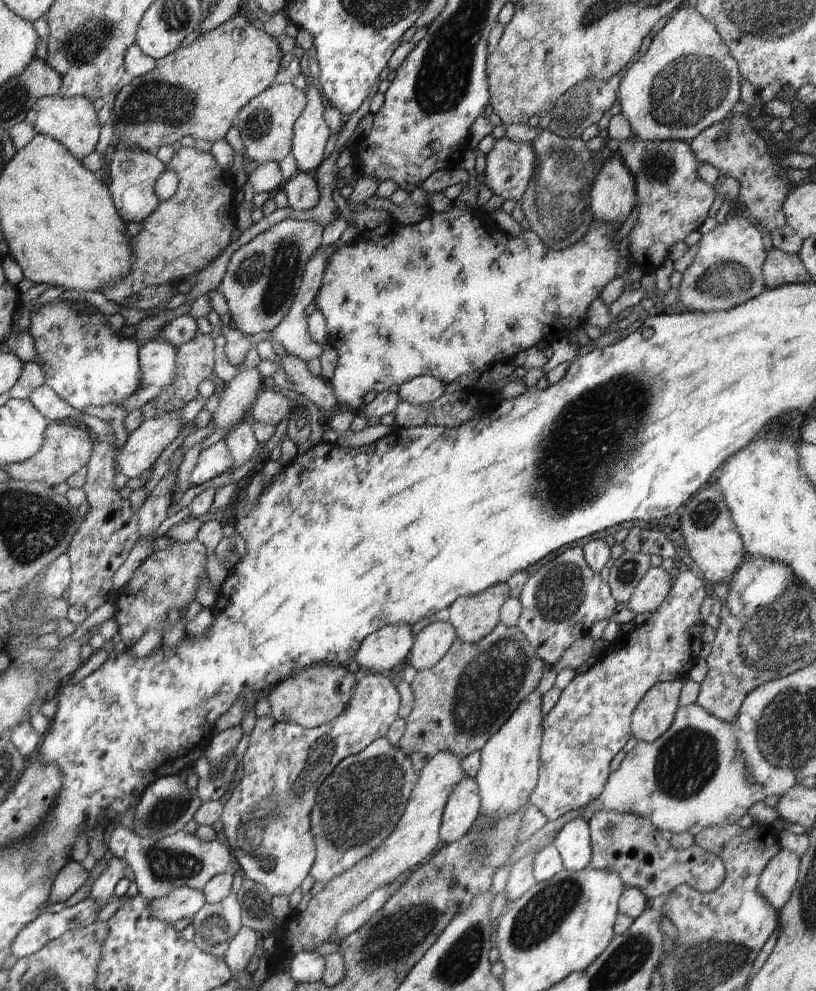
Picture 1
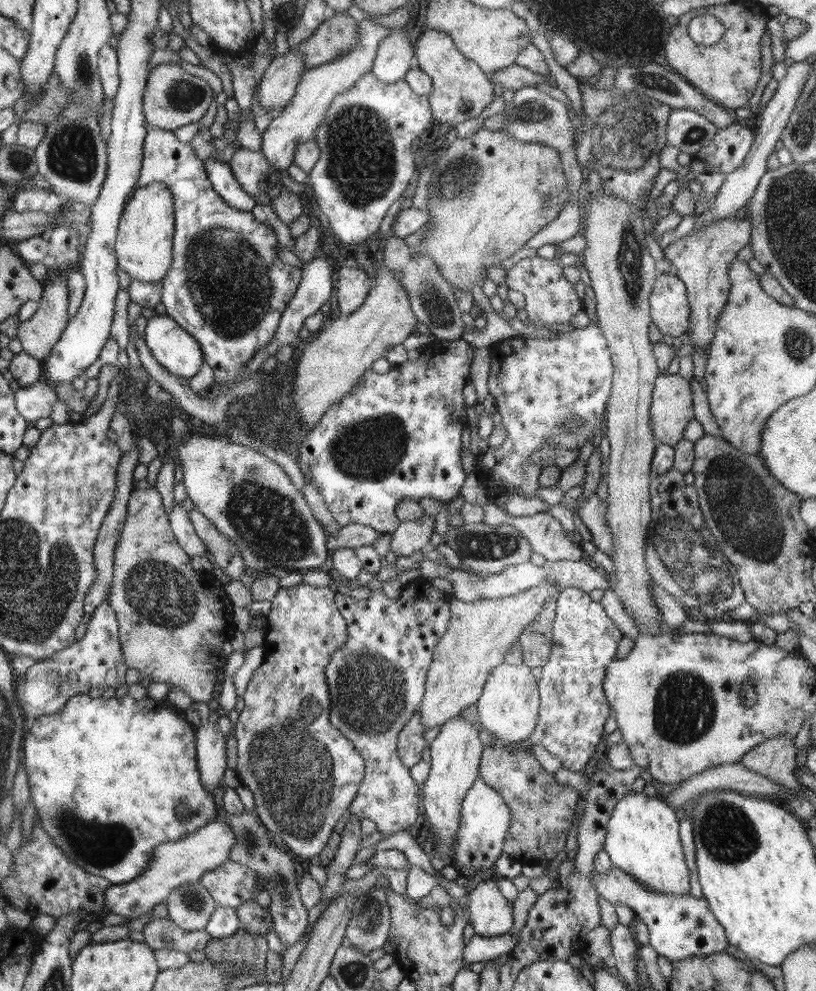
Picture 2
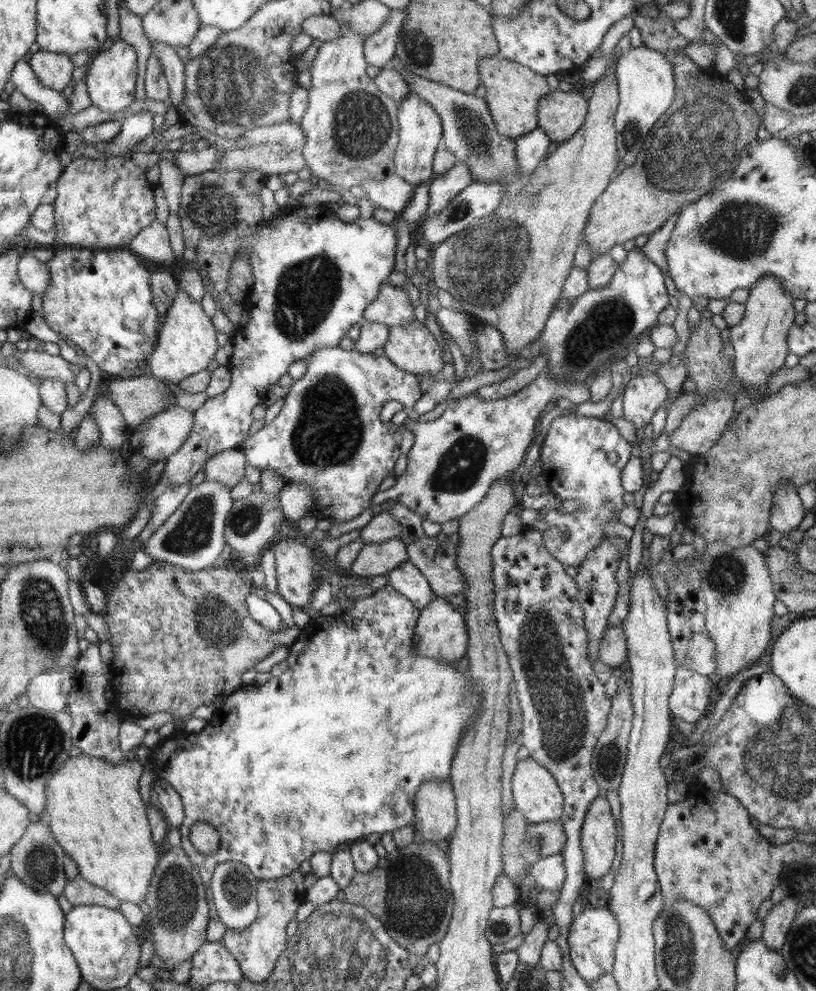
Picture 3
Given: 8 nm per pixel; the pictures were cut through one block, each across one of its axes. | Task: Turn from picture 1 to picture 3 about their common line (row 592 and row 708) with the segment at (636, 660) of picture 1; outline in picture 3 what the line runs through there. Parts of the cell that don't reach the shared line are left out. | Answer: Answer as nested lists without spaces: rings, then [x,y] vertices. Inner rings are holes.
[[[677,664],[674,686],[669,698],[671,714],[686,722],[698,723],[698,720],[708,713],[706,706],[712,683],[712,676],[695,673],[684,665]]]

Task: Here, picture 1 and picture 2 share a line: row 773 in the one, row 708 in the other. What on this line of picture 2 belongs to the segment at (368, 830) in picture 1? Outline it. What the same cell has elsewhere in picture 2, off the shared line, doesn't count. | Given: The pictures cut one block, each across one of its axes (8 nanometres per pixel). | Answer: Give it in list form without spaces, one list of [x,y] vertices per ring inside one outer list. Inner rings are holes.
[[[420,577],[404,585],[398,600],[388,598],[382,590],[372,590],[370,596],[363,591],[361,599],[354,598],[350,593],[347,595],[336,591],[334,601],[346,619],[348,640],[330,656],[330,662],[324,670],[330,689],[330,723],[354,743],[365,764],[364,779],[349,810],[361,820],[370,819],[374,822],[377,832],[386,838],[412,826],[418,818],[421,786],[412,779],[410,770],[398,756],[398,737],[402,727],[406,726],[422,702],[434,649],[450,623],[450,597]]]

